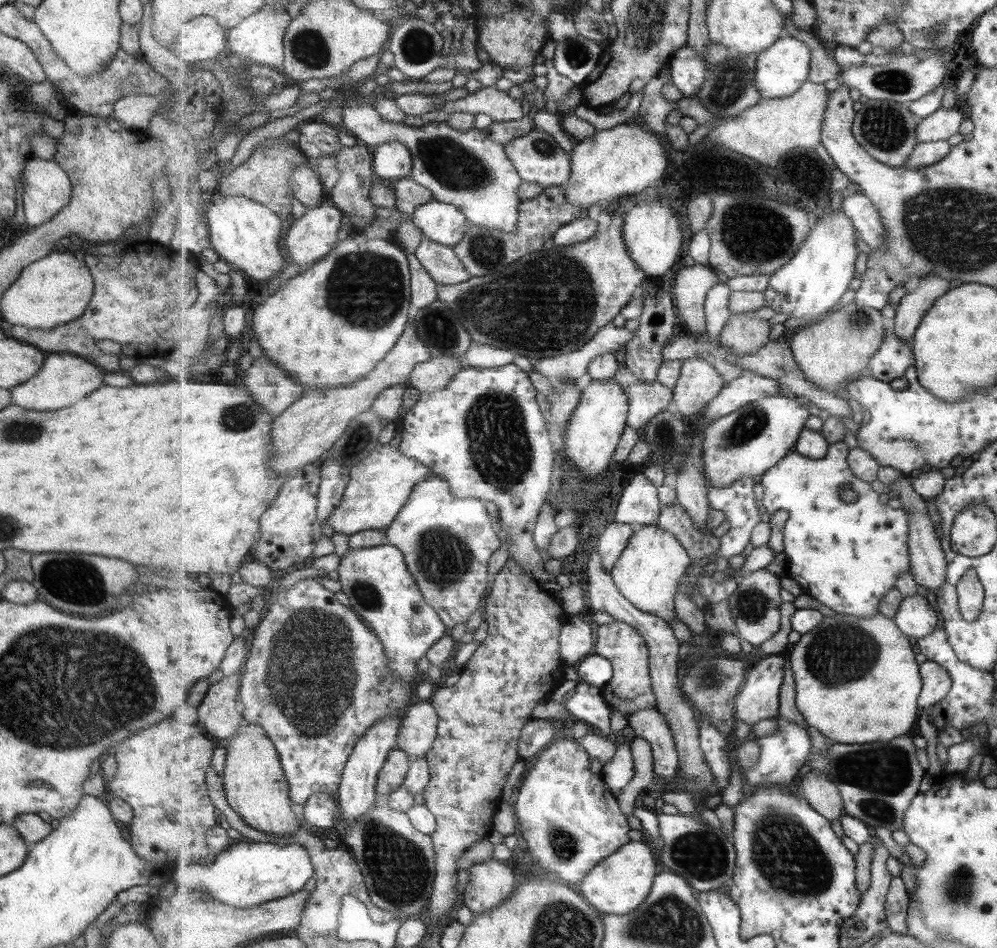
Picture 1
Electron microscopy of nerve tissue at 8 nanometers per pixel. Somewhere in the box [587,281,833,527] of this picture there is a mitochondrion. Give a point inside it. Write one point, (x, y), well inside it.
(752, 422)

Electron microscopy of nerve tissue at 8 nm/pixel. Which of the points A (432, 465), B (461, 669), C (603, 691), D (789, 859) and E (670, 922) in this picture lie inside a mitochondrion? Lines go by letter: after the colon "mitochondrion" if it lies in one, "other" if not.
A: other
B: other
C: other
D: mitochondrion
E: mitochondrion

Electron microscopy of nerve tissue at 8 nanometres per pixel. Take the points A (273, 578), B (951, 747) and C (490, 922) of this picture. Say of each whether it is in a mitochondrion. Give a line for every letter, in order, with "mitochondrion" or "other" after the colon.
A: other
B: other
C: other

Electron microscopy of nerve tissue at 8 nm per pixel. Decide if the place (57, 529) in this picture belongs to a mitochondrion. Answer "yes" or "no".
no

